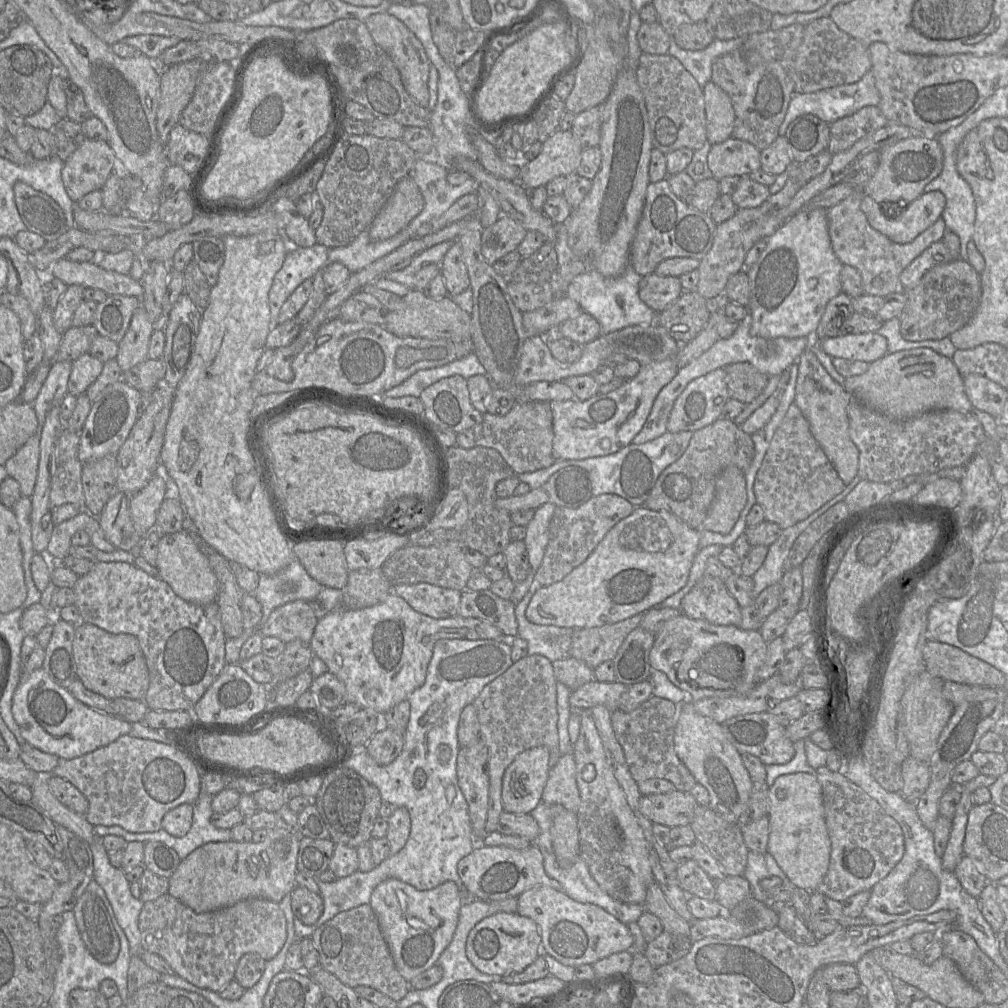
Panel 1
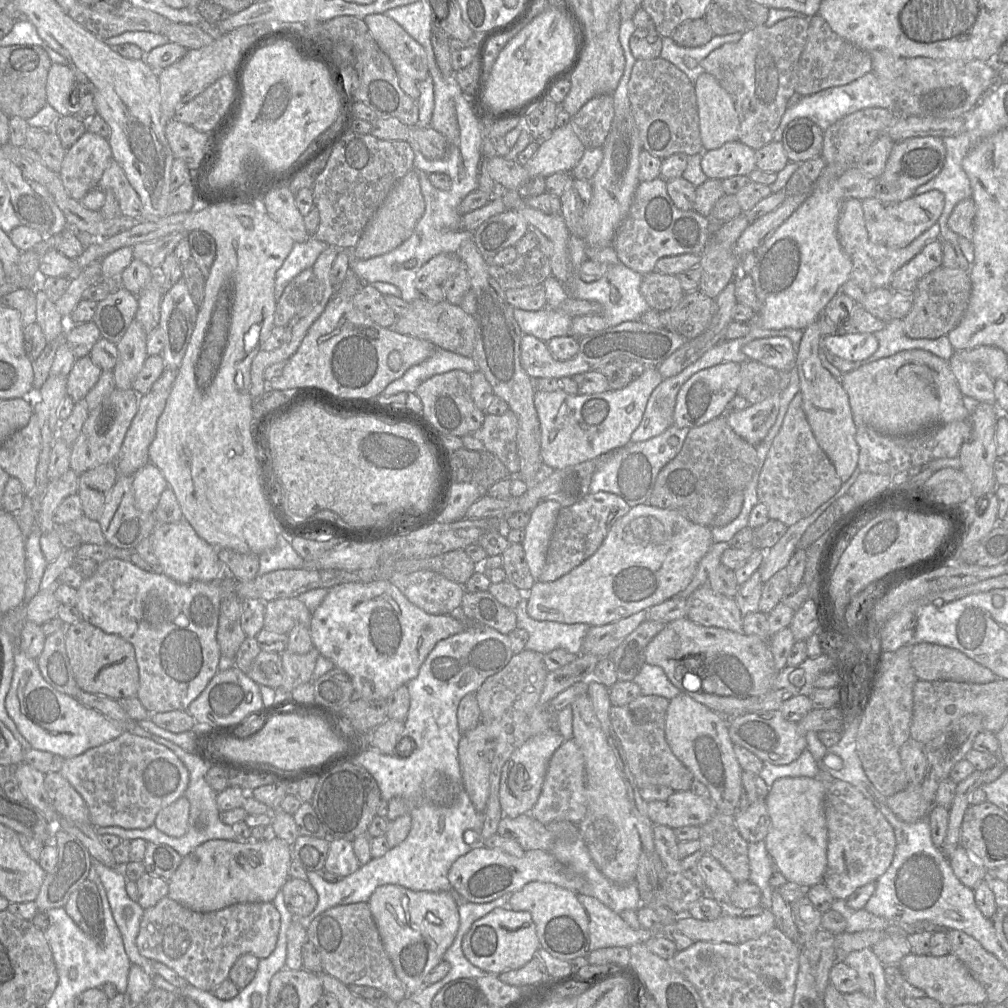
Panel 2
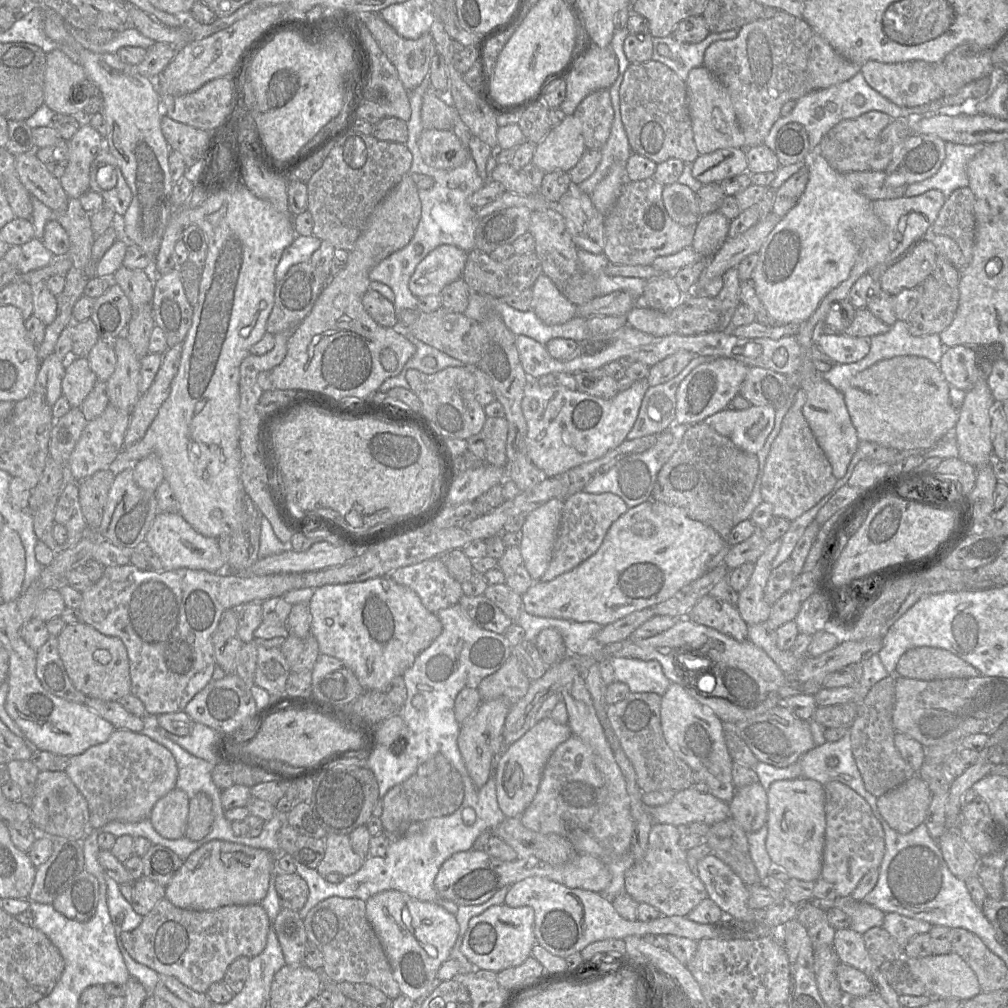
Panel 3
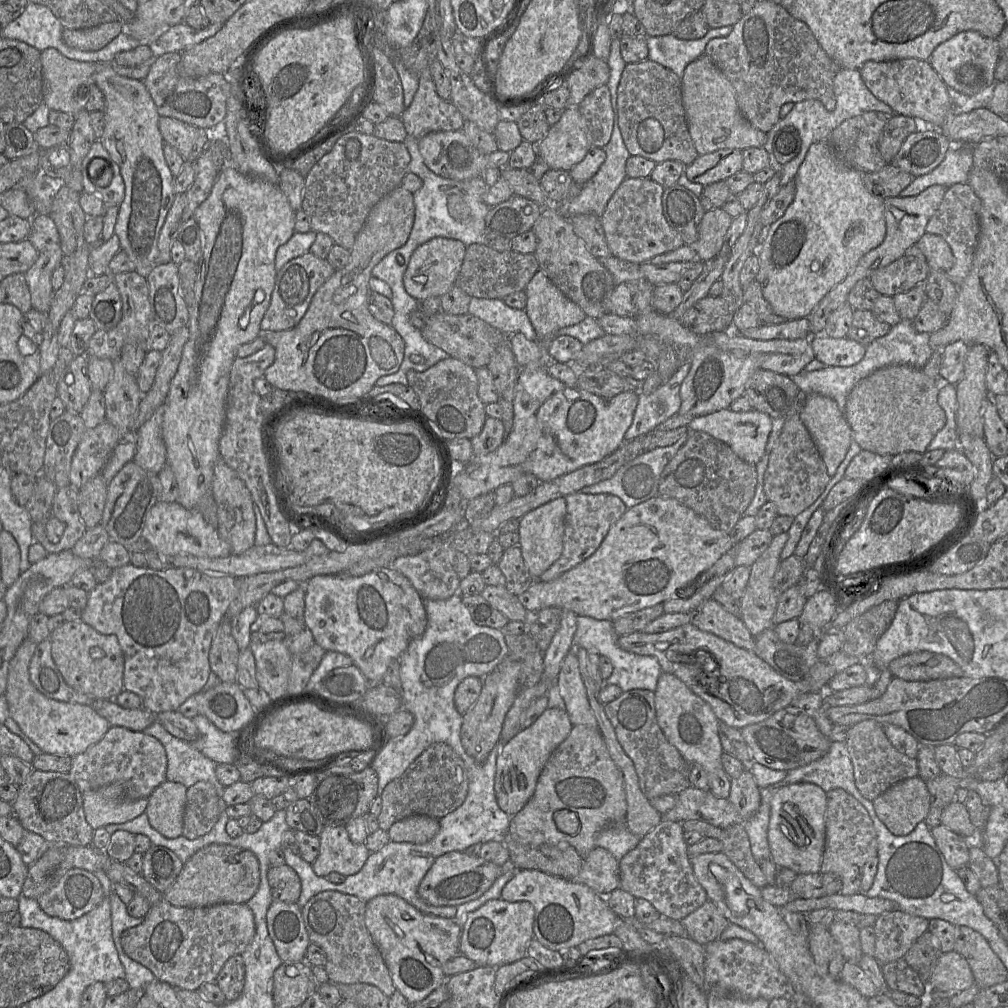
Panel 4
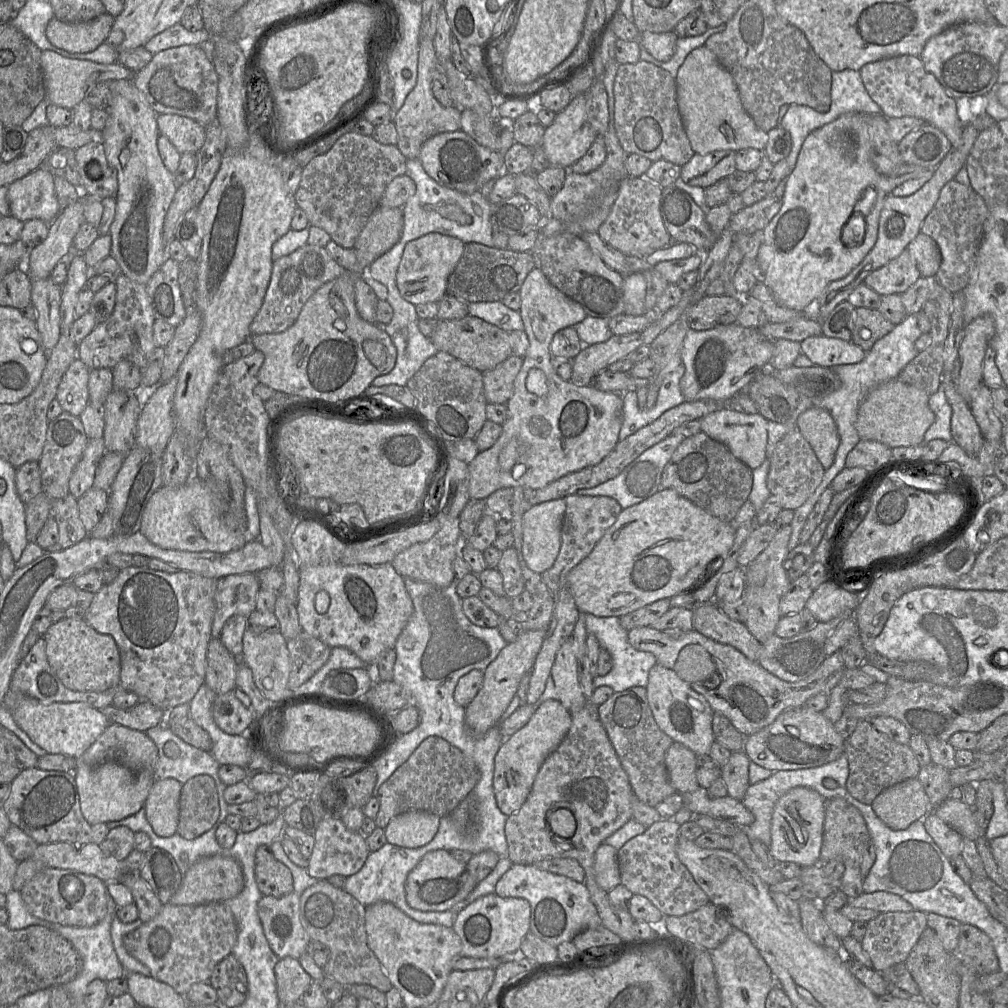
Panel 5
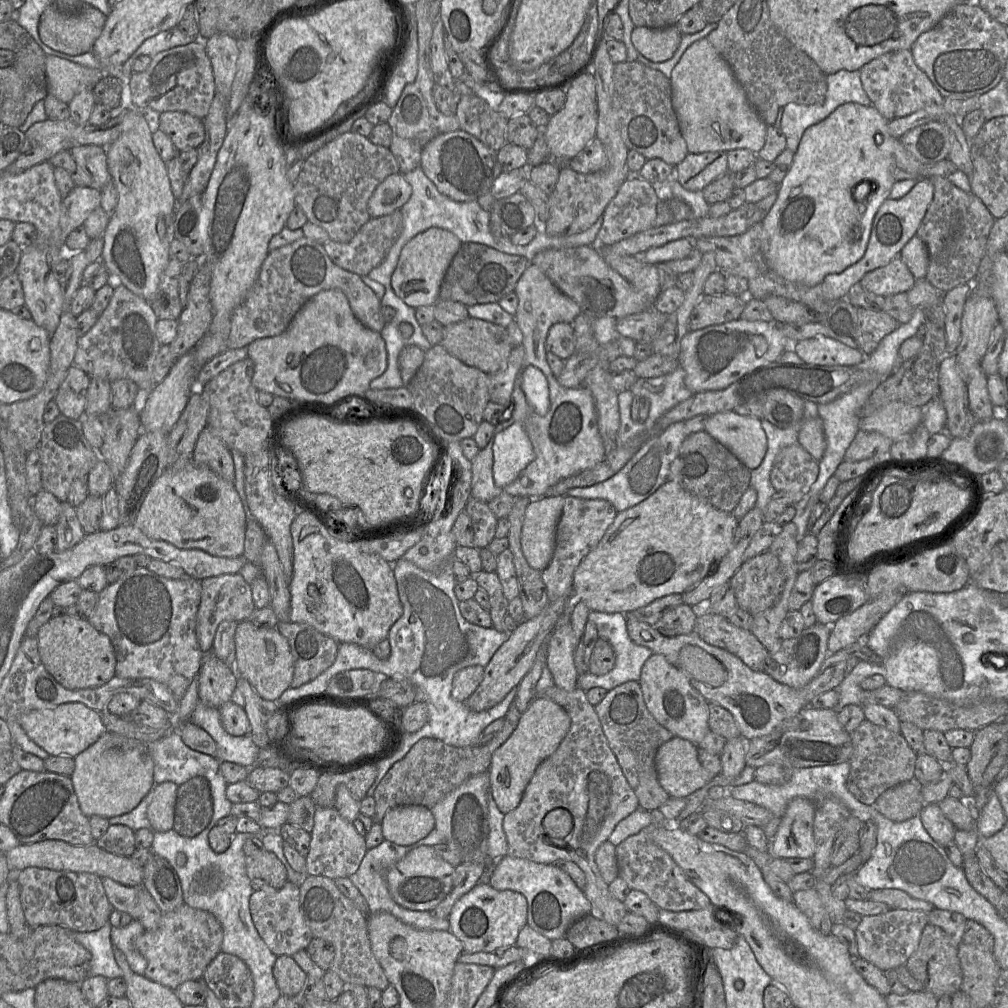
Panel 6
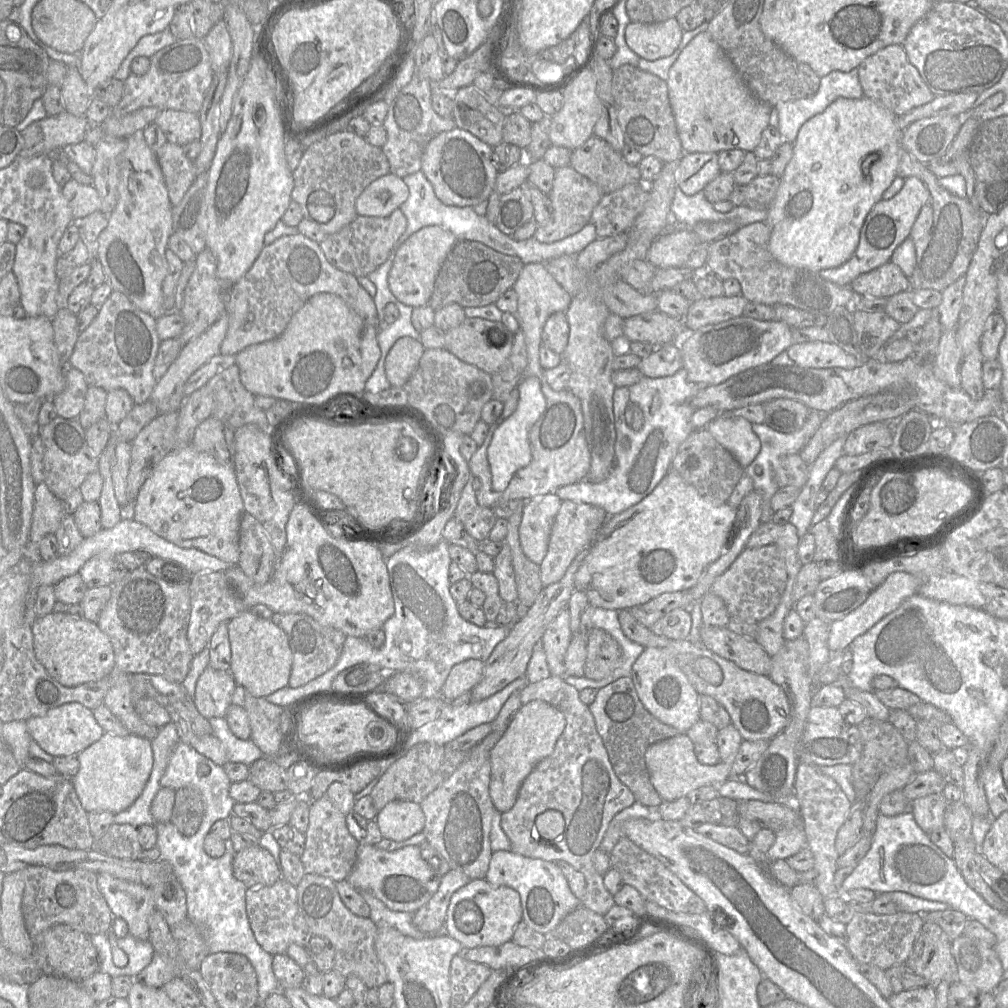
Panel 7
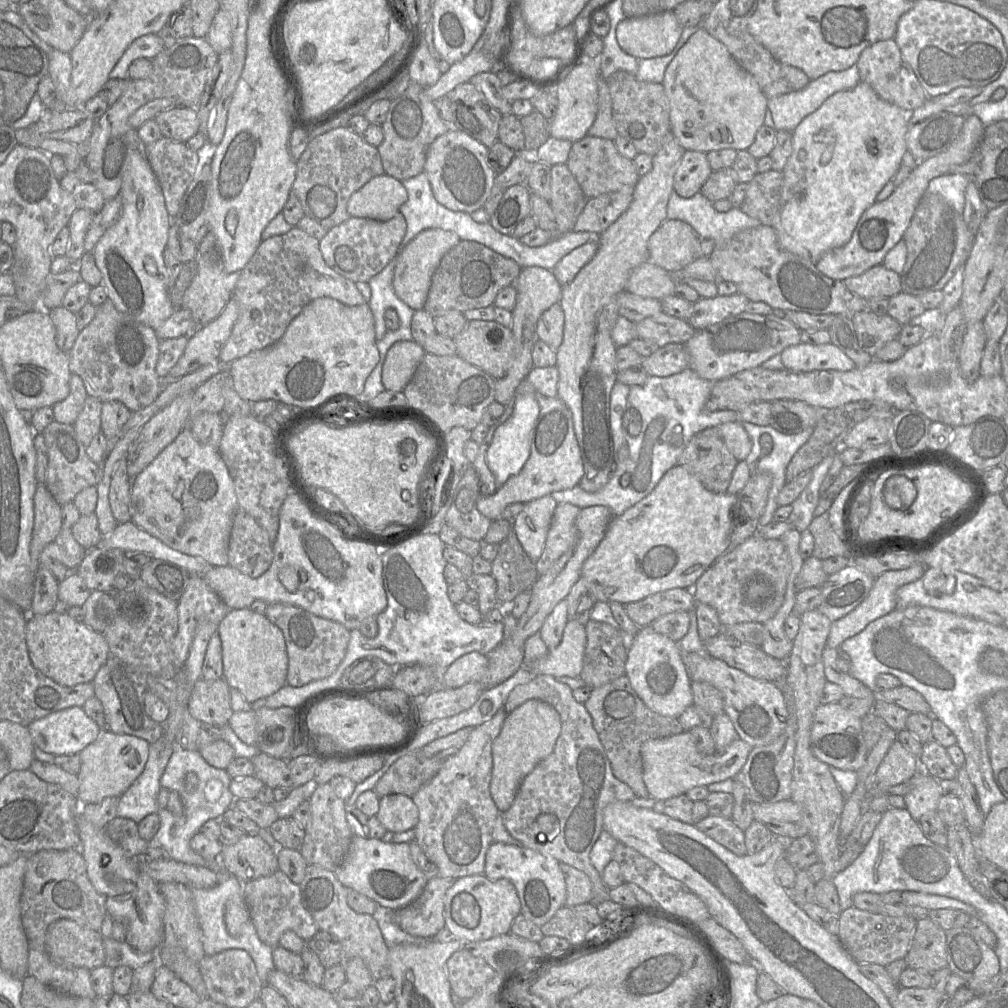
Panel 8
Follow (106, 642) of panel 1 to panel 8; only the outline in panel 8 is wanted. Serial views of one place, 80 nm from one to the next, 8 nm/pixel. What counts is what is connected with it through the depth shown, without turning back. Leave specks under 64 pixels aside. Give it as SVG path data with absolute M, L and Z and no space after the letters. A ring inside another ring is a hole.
M52 611L44 615L28 614L26 644L32 665L61 686L75 686L92 682L96 673L110 656L108 643L102 633L96 632L84 622L78 622L67 613Z

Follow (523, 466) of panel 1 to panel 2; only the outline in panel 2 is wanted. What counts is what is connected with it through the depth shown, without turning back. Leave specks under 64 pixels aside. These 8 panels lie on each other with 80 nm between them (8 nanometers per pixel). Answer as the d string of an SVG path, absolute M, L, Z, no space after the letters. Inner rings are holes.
M509 409L501 416L486 414L484 422L478 430L461 438L465 449L486 451L495 455L513 477L518 476L520 471L516 442L517 431L517 417Z

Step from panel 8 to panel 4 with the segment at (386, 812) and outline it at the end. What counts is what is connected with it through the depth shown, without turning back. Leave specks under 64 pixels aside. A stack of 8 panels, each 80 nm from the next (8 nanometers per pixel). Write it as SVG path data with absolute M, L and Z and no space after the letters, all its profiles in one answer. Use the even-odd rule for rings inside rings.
M412 815L399 820L387 831L390 841L423 844L439 831L439 820L426 815Z

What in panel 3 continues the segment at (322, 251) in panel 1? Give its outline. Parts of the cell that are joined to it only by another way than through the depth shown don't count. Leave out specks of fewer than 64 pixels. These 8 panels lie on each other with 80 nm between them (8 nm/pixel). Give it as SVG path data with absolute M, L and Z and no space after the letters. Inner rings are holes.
M297 235L294 241L285 248L276 266L276 283L285 276L291 266L302 262L309 262L312 254L320 247L321 242L322 240L314 235Z

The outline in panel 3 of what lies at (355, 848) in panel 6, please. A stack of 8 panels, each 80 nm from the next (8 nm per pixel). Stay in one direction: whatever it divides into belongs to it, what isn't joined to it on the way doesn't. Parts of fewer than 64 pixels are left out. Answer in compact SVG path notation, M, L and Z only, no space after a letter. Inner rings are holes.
M327 834L324 839L325 854L316 868L320 875L337 872L346 877L360 869L364 858L354 852L348 835Z

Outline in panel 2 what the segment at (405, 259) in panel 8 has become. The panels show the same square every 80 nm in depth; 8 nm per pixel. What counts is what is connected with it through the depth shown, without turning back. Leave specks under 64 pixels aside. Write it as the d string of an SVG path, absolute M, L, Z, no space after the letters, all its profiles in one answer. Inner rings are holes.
M441 253L432 257L417 272L414 285L418 291L442 285L445 279L462 264L456 254Z

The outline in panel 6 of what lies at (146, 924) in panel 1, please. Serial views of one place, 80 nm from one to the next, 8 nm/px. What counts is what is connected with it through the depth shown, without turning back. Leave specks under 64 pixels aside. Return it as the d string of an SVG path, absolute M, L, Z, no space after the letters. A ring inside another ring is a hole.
M184 903L174 911L163 913L158 928L137 937L134 947L148 962L144 976L174 990L186 981L201 980L208 965L222 952L222 942L223 929L217 918Z

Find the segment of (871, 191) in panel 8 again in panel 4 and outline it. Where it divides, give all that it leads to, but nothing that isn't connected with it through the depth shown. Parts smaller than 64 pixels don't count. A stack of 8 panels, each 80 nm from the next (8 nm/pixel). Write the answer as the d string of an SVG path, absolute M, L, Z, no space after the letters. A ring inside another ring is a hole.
M827 141L815 142L809 147L805 159L794 178L796 192L793 202L786 209L783 216L767 228L758 248L759 271L755 281L760 283L763 296L771 305L775 314L784 317L787 320L808 318L822 298L853 271L860 259L883 242L886 235L886 222L884 216L885 199L873 194L867 188L864 183L865 173L869 172L862 172L838 159L834 155Z

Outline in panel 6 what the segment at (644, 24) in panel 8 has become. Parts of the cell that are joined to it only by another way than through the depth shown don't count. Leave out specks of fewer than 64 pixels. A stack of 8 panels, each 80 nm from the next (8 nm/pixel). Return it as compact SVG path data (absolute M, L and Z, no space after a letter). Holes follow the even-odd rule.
M674 25L665 28L635 27L631 41L636 50L652 62L669 60L677 50L682 34Z

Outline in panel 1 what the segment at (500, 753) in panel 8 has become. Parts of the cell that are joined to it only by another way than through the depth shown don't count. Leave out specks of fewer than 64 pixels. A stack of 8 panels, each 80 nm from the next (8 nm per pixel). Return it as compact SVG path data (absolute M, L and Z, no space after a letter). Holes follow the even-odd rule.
M537 746L518 754L503 775L503 811L531 813L542 801L549 771L549 751L546 747Z

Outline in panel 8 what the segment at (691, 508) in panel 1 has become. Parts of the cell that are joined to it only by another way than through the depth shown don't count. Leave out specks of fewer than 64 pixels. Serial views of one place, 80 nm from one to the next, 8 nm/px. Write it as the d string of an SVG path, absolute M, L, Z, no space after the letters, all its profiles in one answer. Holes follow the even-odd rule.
M711 427L690 439L677 465L690 471L708 491L725 494L738 462L726 447L718 428Z

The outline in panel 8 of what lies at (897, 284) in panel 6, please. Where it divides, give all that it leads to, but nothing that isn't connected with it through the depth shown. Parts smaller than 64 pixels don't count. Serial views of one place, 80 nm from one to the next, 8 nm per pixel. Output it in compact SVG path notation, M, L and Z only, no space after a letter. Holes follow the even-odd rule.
M876 265L861 275L843 281L848 290L870 300L876 297L891 298L901 292L900 275L884 265Z

